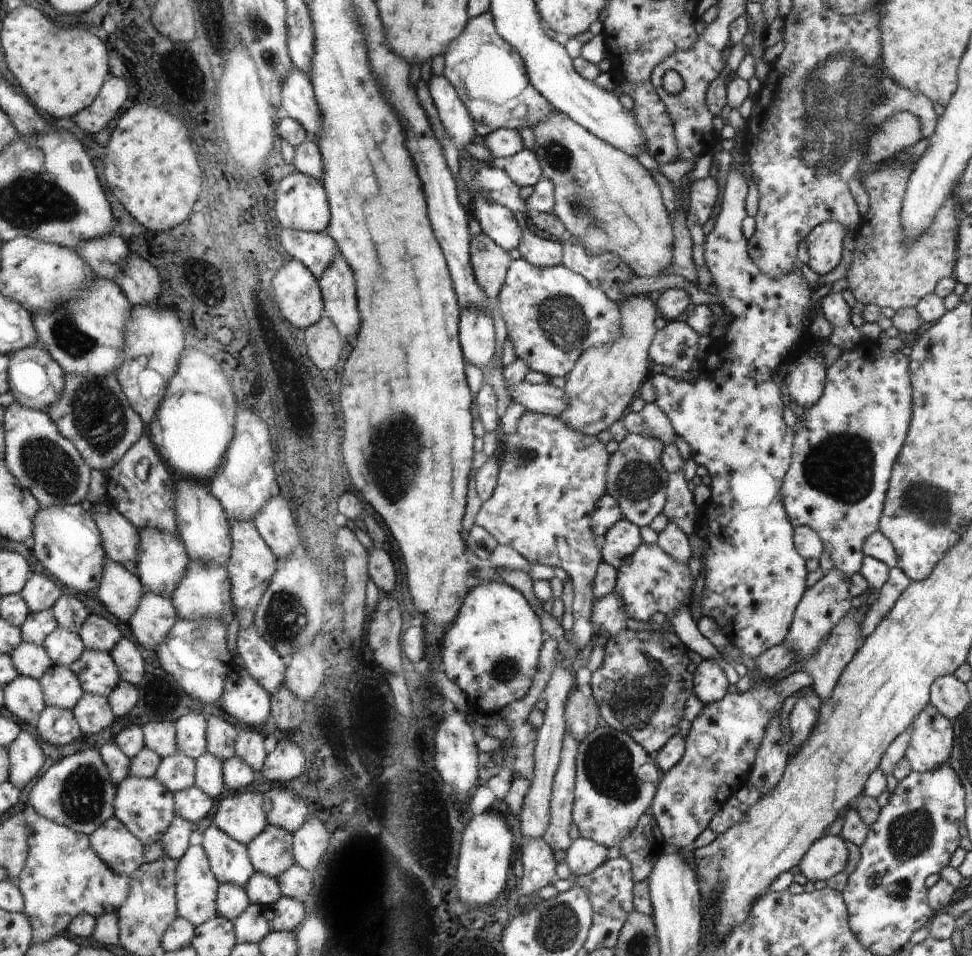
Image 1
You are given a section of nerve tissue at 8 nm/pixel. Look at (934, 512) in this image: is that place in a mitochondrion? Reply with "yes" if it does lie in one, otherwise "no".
yes

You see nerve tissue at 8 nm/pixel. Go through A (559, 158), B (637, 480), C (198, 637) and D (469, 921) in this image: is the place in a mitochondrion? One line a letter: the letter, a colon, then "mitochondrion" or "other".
A: mitochondrion
B: mitochondrion
C: mitochondrion
D: other

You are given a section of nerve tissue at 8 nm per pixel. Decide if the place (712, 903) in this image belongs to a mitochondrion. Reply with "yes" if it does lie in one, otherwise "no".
no

